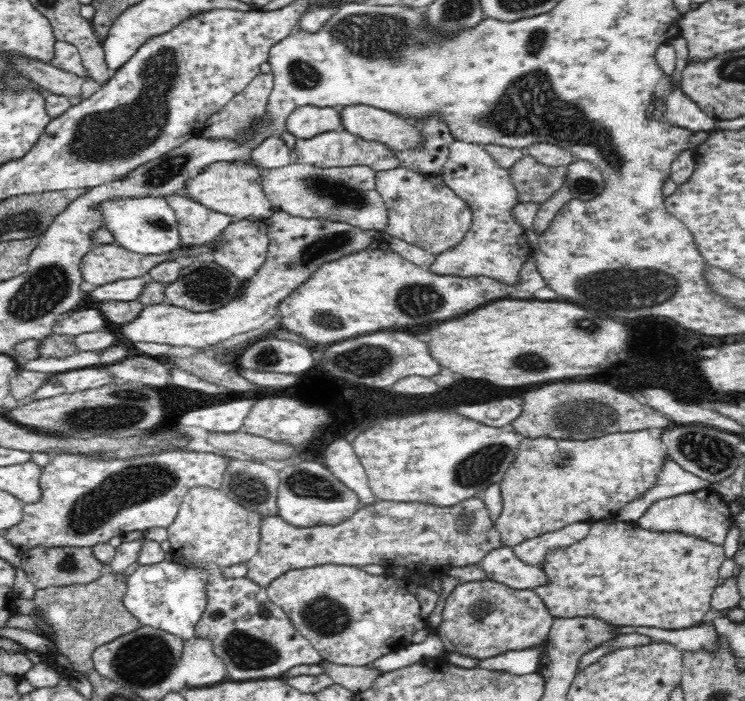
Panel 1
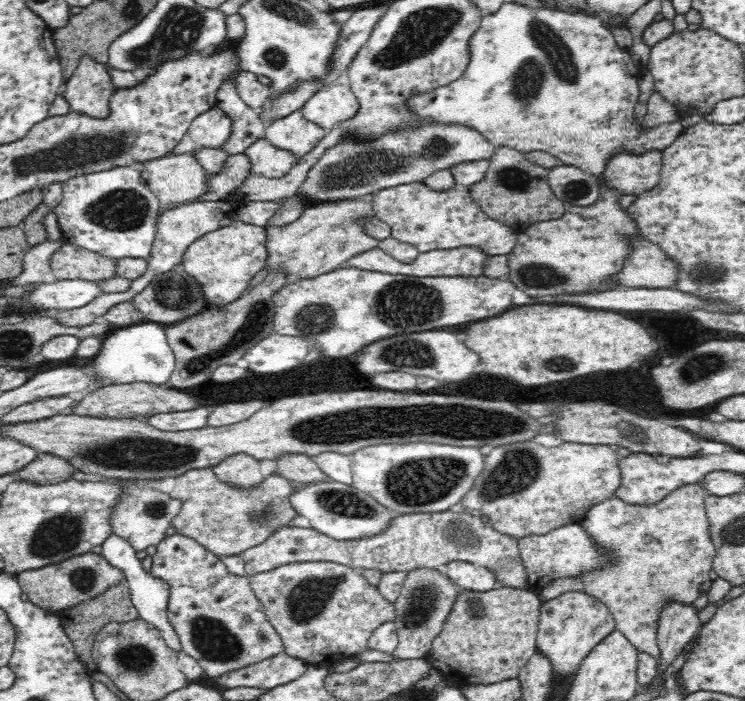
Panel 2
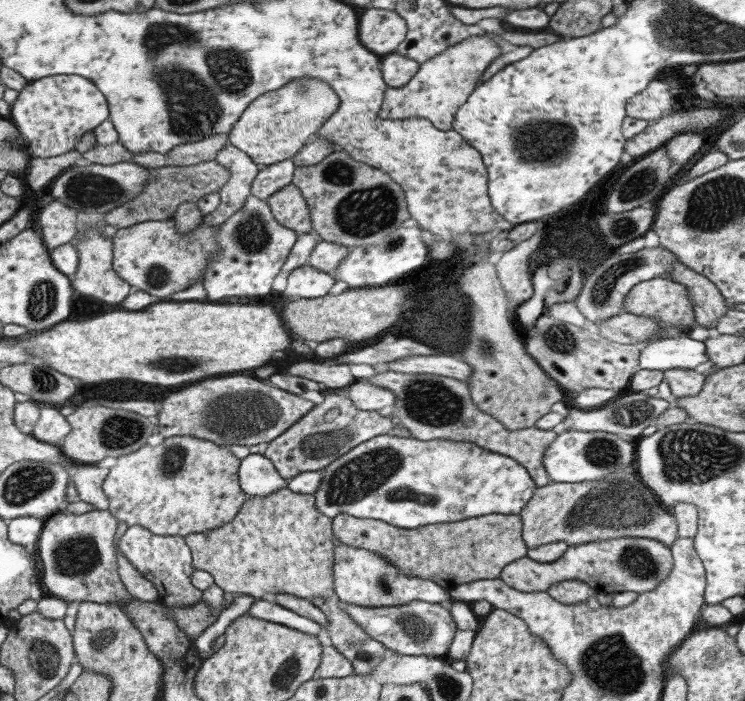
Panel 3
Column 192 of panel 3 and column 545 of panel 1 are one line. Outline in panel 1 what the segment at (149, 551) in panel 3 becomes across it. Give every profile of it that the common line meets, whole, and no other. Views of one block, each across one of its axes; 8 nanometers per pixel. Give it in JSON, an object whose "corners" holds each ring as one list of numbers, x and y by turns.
{"corners":[[618,521,613,525,595,522,585,539,549,554,543,569,552,584,533,591,542,598,554,618,592,617,613,626,650,626,666,630,690,628,711,612,711,600,720,576,718,570,727,559,725,554,723,544,679,530,648,530,636,521]]}

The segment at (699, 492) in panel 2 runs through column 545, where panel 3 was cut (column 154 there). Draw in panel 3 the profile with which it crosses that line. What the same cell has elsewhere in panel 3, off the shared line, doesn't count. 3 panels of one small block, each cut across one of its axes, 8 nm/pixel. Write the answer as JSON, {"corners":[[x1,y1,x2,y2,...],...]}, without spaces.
{"corners":[[117,523,117,530,115,531,115,554,117,557,117,570,118,576,127,591,127,594,133,596,135,599,143,600,143,602,153,602,156,599,159,599,159,593,154,590,154,586,151,585,150,581,145,580,129,562,121,552,119,552,119,548,117,548,117,539,121,535,123,535,123,531,127,529,127,524,125,523]]}

